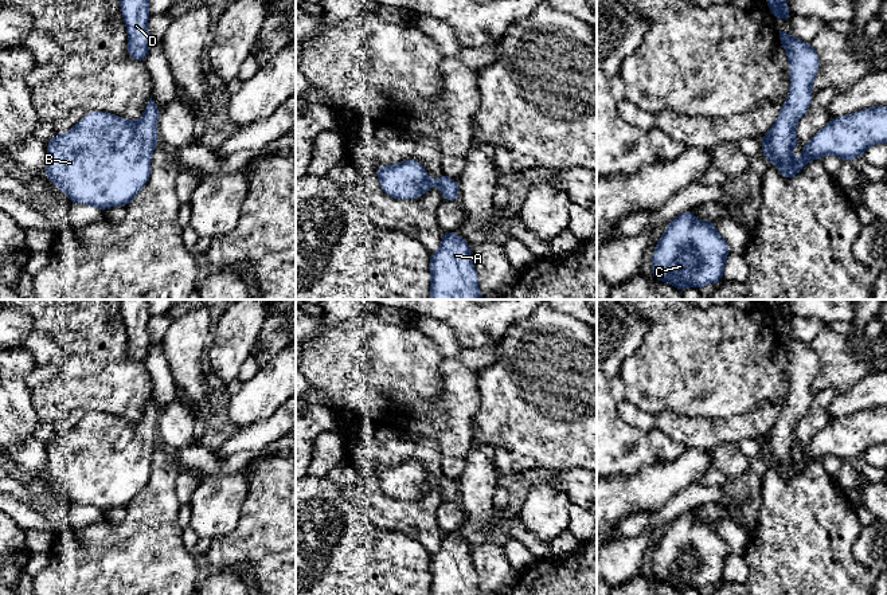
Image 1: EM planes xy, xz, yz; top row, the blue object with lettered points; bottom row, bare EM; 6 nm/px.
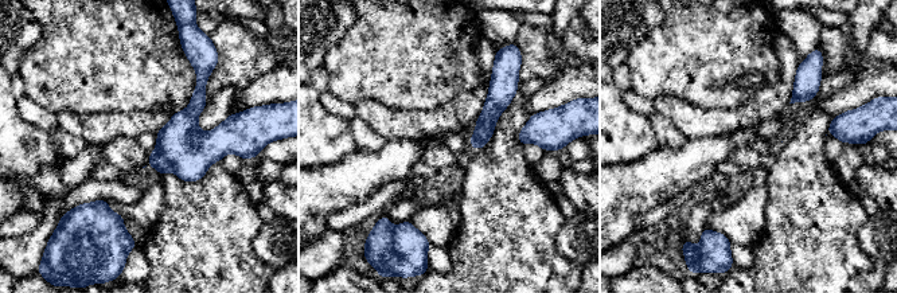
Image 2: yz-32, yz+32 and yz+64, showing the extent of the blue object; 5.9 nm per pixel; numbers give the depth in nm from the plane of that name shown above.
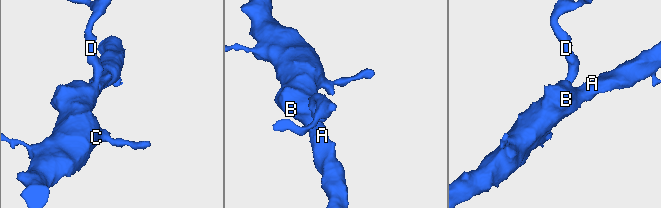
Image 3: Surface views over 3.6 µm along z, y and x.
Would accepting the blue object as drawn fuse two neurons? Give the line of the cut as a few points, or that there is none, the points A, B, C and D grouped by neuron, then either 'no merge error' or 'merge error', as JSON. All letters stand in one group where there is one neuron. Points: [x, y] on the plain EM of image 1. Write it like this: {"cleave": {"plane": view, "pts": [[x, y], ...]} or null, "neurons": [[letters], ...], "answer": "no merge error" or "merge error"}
{"cleave": null, "neurons": [["A", "B", "C", "D"]], "answer": "no merge error"}

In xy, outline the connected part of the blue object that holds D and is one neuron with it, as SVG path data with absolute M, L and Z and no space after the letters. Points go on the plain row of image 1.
M120 300L120 308L128 332L128 356L145 363L152 345L146 329L151 317L149 300Z

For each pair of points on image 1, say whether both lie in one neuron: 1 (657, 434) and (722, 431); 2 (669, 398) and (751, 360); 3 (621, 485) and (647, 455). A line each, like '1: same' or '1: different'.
1: different
2: same
3: different

